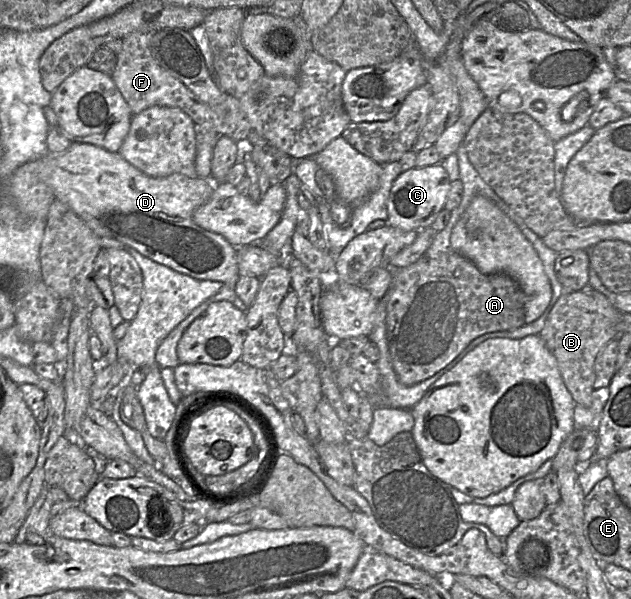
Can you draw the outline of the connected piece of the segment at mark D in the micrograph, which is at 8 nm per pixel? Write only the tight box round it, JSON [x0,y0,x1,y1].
[38,143,240,287]

